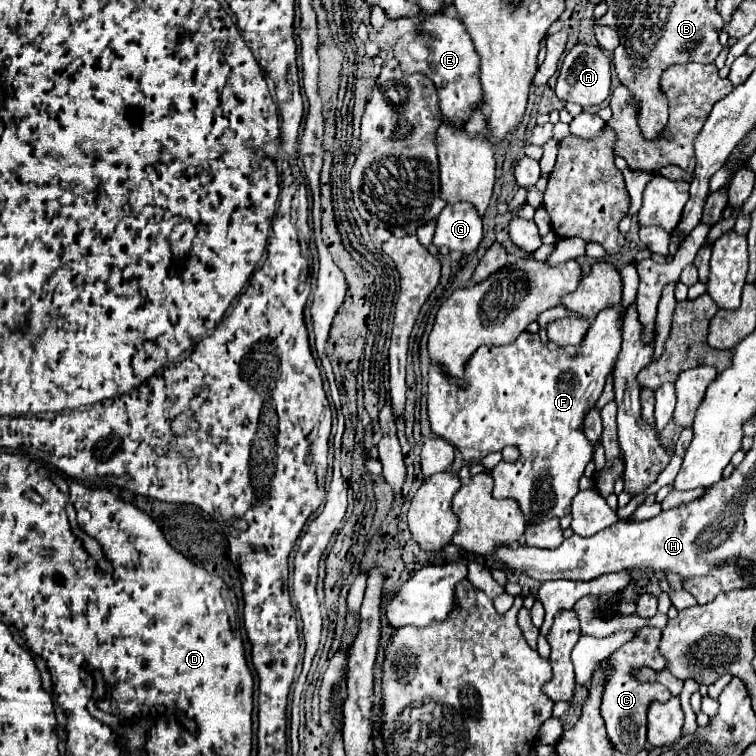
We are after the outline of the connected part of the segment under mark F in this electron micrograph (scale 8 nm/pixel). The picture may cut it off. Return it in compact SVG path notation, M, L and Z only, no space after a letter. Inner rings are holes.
M617 304L591 322L583 342L573 352L571 346L543 344L539 334L529 332L519 334L505 346L481 346L467 362L465 388L455 388L455 382L431 364L427 396L431 428L453 444L465 460L473 462L491 452L501 452L505 446L517 446L521 452L517 462L499 462L493 468L493 498L515 500L527 520L535 516L561 518L571 512L571 500L579 492L579 478L593 456L593 444L585 438L583 420L601 396L619 348L621 320Z

